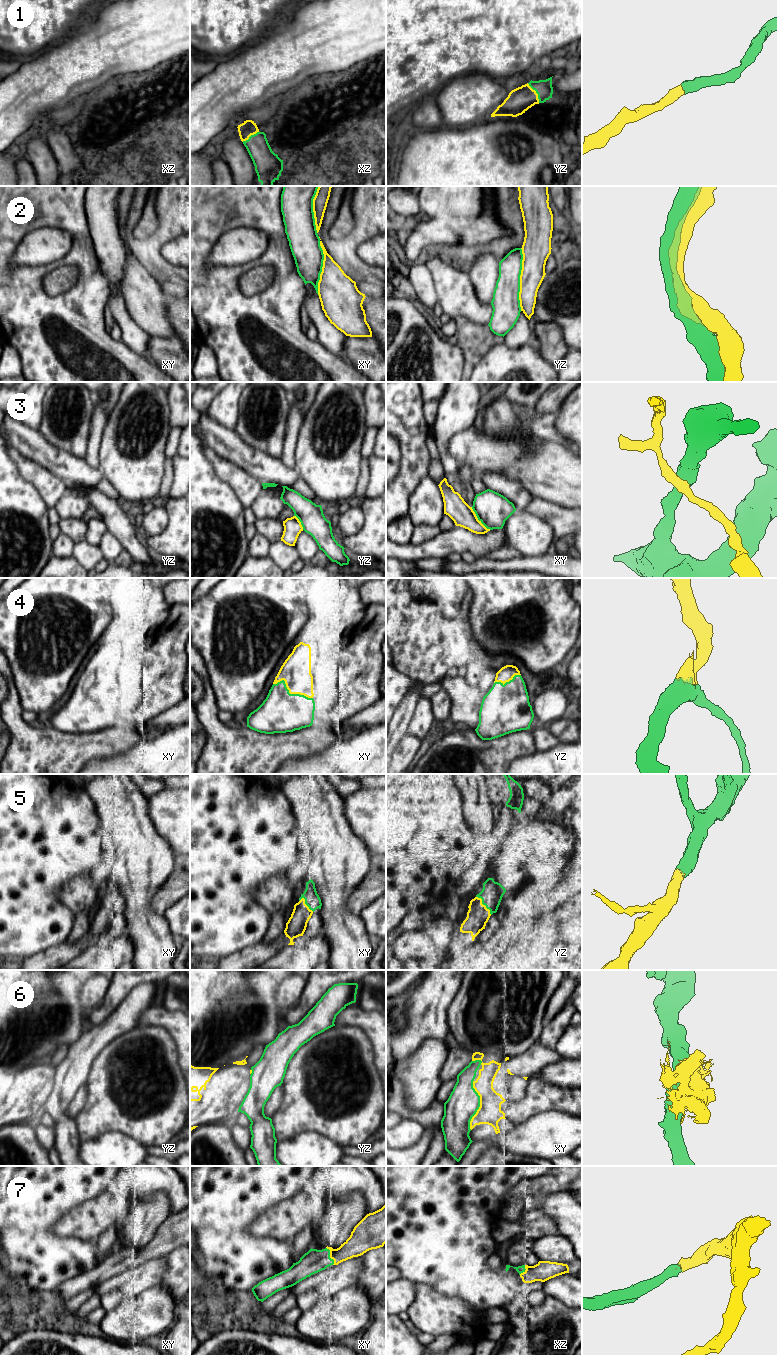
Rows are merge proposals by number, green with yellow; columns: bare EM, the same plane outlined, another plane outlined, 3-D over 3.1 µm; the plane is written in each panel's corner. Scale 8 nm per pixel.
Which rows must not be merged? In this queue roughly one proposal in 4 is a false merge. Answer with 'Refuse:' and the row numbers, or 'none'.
Refuse: 3, 6

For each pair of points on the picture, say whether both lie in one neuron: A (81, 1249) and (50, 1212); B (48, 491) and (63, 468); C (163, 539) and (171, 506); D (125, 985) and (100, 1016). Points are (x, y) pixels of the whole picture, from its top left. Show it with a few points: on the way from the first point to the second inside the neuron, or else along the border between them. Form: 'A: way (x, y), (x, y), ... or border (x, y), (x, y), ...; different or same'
A: way (66, 1249), (59, 1249), (42, 1232), (42, 1227); same
B: border (38, 463), (65, 483); different
C: way (171, 531), (173, 529), (173, 514); same
D: way (117, 993), (107, 1008); same

